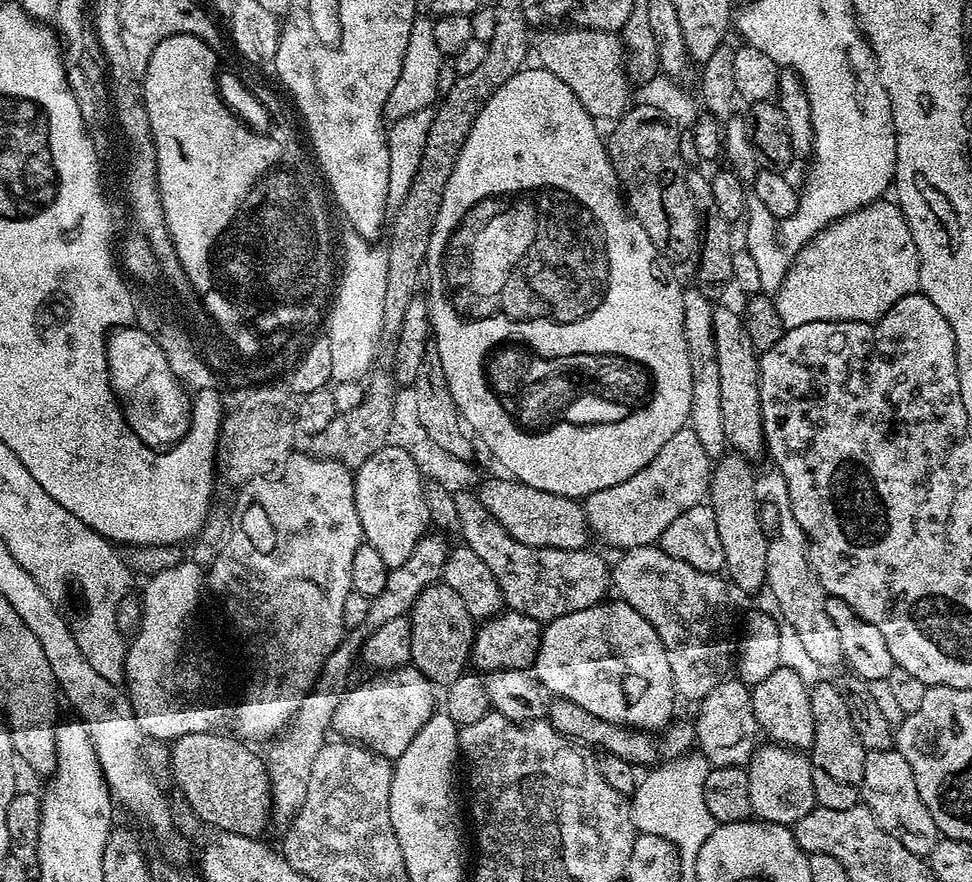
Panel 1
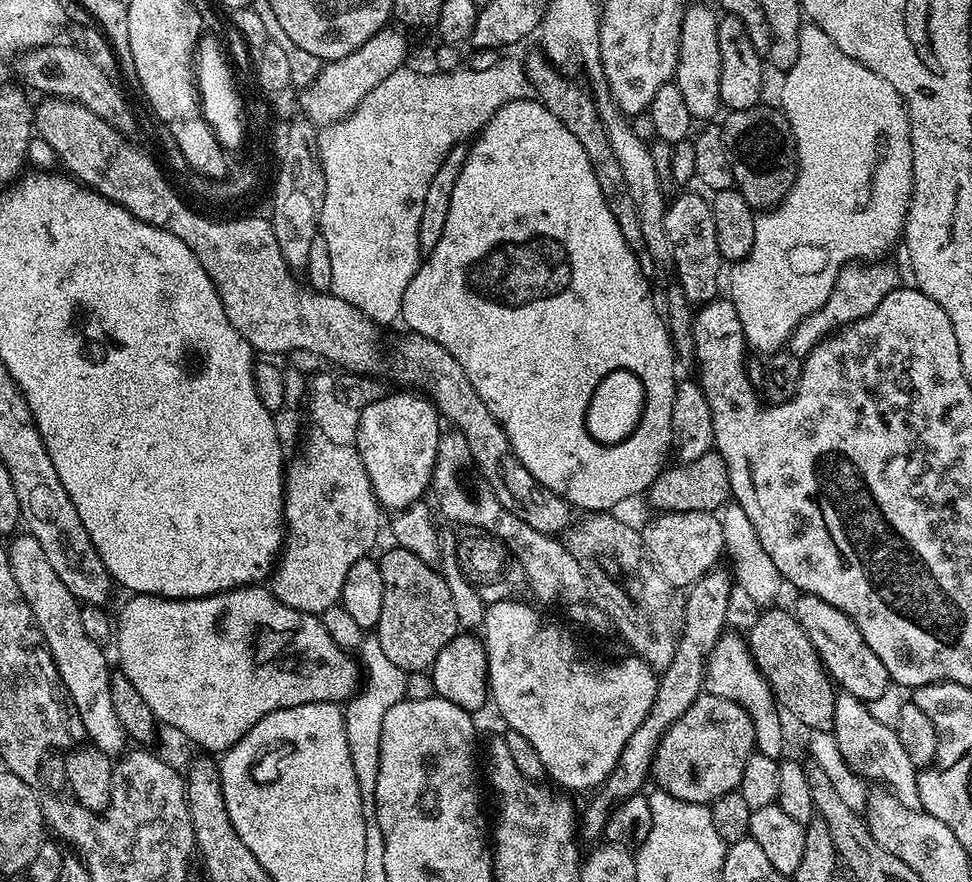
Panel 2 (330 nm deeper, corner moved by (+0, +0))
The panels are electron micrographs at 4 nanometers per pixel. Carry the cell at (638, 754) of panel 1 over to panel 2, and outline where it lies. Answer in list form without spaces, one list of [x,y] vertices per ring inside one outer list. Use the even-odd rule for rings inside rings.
[[[702,694],[696,699],[694,706],[690,706],[690,710],[686,710],[686,714],[682,714],[682,718],[678,718],[678,722],[670,726],[670,730],[666,730],[652,763],[651,779],[654,784],[656,780],[655,787],[659,791],[669,792],[682,802],[711,806],[718,798],[739,789],[742,782],[742,770],[752,756],[755,746],[756,735],[752,719],[742,706],[726,698]]]

